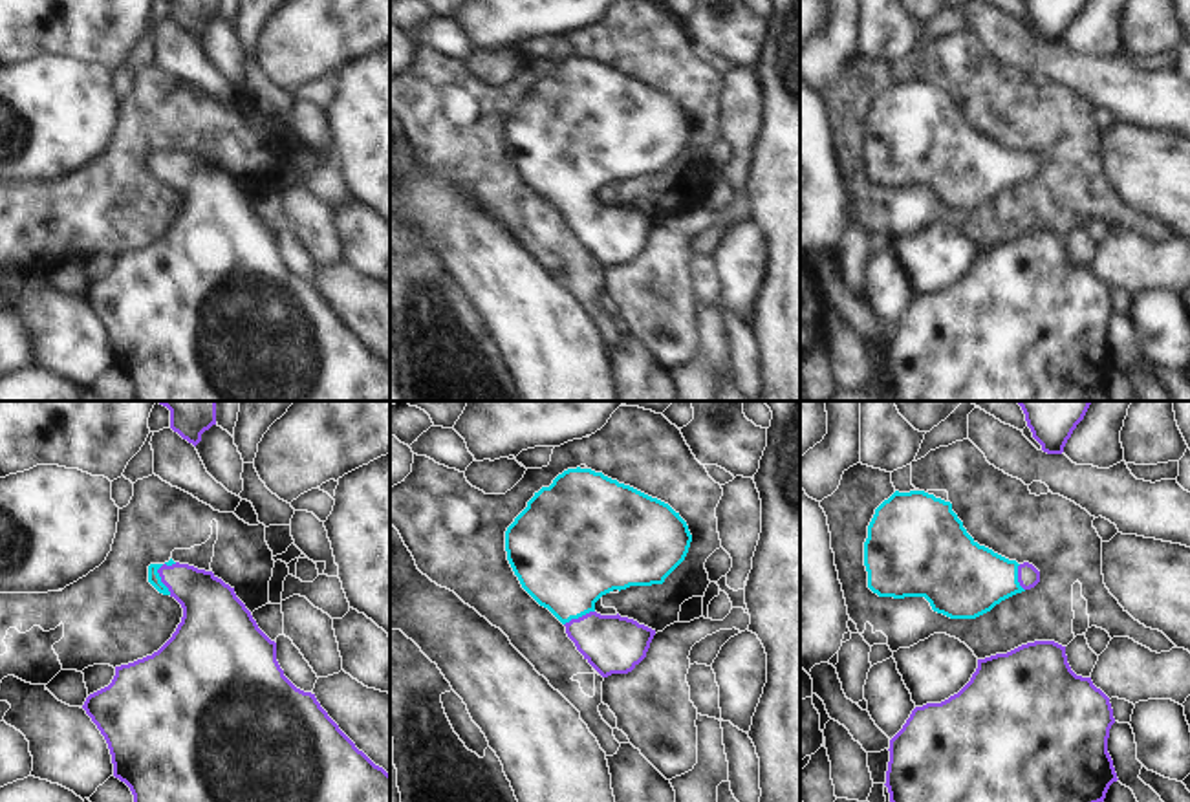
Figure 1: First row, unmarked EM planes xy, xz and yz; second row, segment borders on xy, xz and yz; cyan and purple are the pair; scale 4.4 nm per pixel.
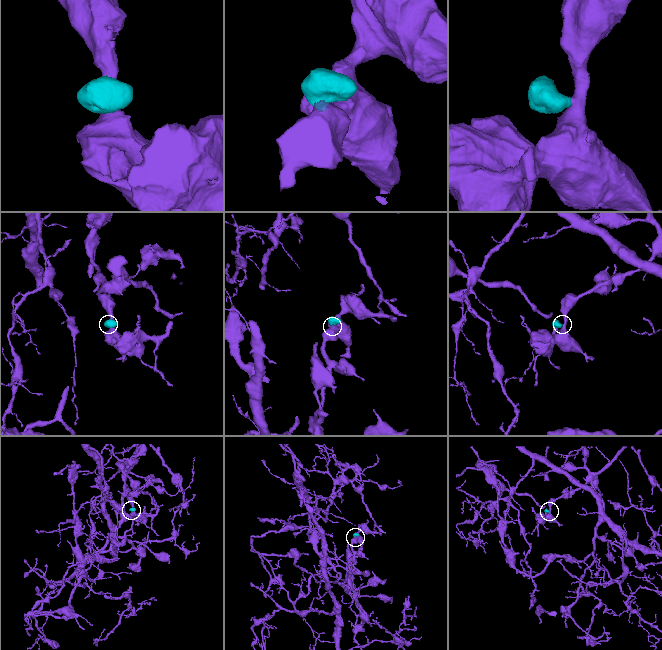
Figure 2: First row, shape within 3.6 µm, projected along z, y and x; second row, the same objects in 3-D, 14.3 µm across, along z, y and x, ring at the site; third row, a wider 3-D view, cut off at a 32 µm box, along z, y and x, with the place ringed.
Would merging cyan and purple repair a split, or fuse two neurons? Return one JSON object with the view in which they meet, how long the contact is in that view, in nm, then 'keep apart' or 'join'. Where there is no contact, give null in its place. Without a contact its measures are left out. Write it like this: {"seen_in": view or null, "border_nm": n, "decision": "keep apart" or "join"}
{"seen_in": "xy", "border_nm": 150, "decision": "join"}

